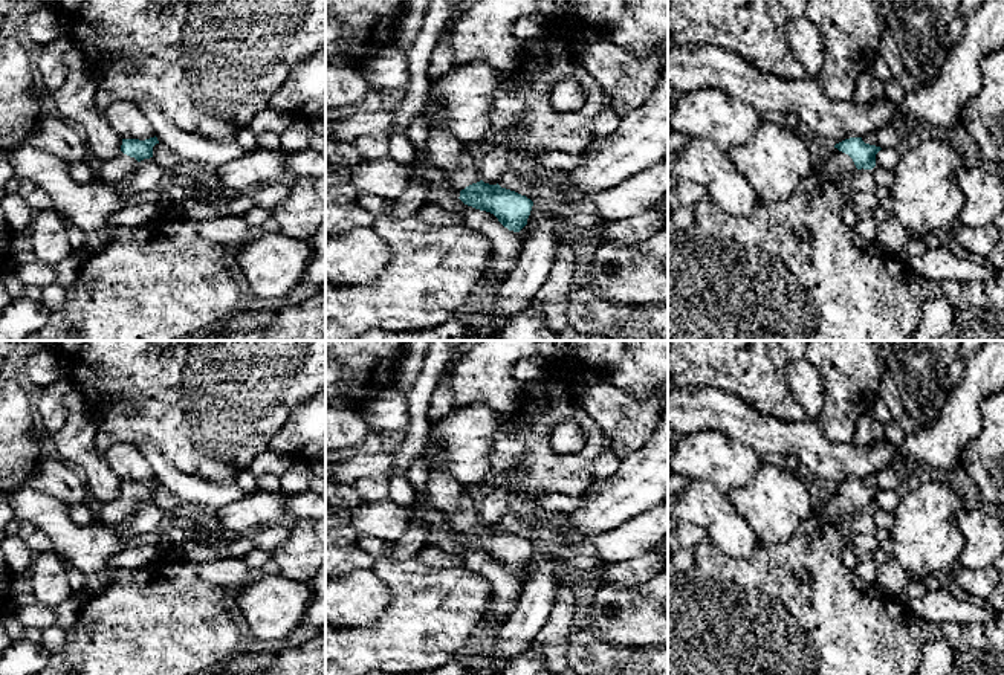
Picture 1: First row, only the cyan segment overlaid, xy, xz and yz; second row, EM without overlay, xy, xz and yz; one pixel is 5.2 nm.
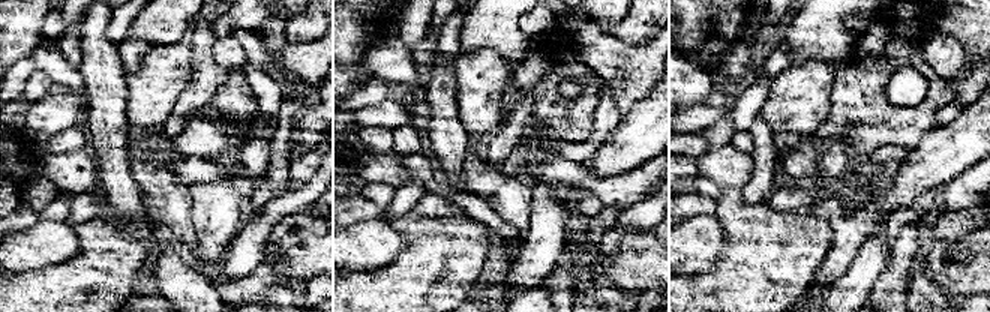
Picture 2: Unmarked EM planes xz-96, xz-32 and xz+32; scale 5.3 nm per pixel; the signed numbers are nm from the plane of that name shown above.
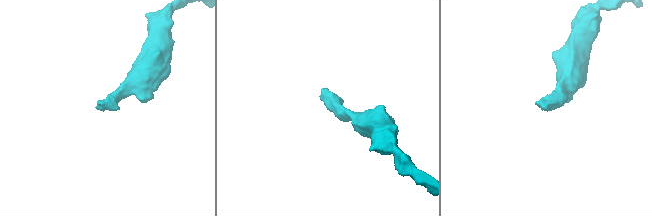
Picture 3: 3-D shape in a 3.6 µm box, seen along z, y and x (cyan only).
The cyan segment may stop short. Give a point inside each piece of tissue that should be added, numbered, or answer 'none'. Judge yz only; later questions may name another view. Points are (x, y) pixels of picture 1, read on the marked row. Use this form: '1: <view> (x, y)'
1: yz (839, 167)

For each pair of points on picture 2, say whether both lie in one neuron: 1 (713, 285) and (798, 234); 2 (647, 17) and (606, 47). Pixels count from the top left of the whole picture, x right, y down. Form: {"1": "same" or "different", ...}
{"1": "same", "2": "different"}

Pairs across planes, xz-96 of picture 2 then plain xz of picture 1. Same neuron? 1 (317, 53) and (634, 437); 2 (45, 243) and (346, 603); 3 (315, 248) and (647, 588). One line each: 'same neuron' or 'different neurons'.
1: same neuron
2: same neuron
3: different neurons

